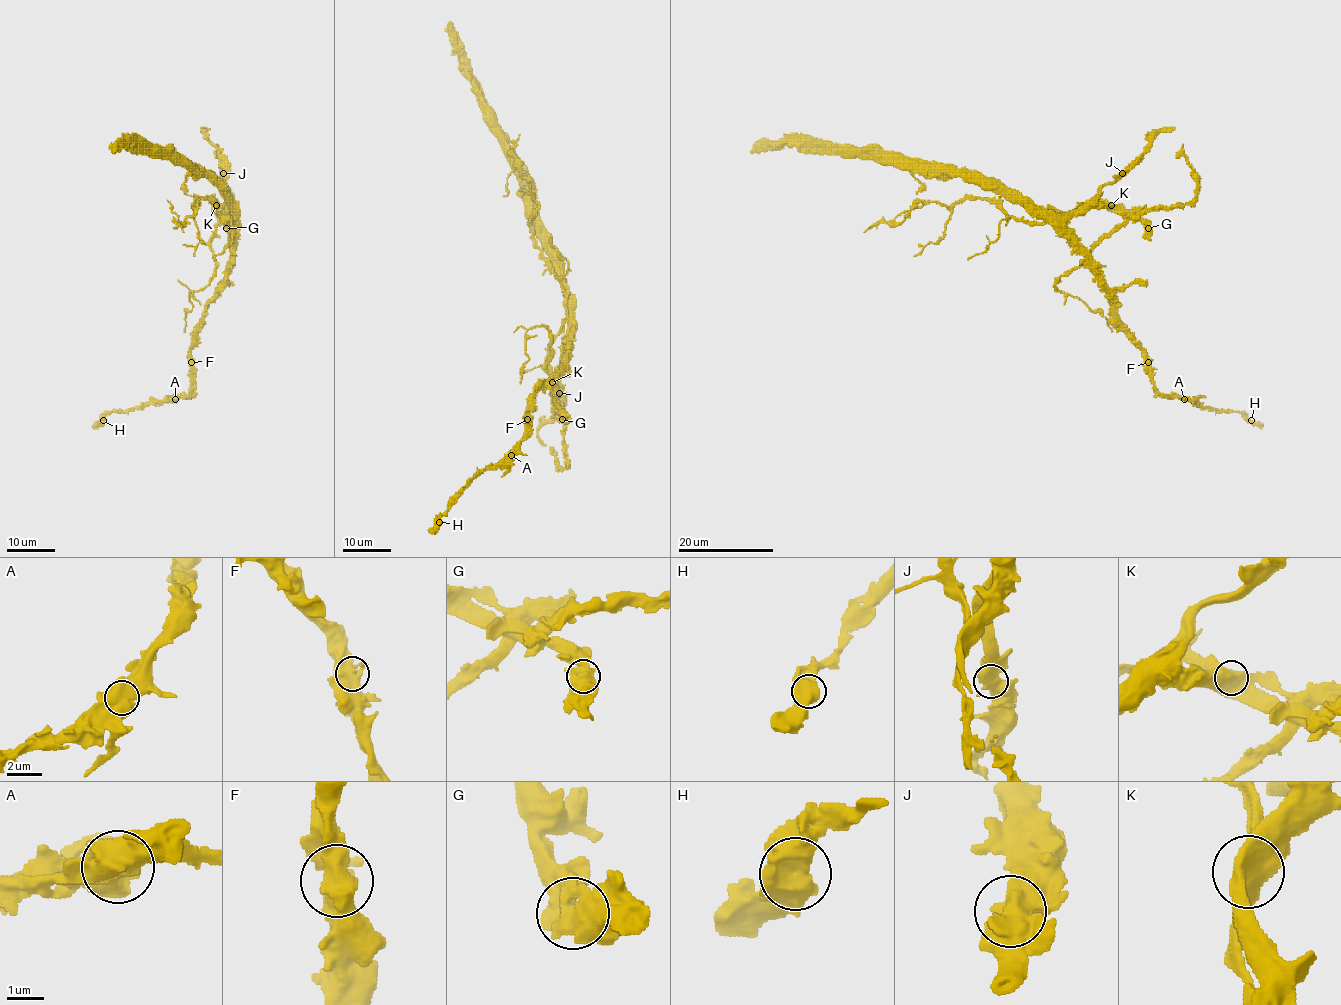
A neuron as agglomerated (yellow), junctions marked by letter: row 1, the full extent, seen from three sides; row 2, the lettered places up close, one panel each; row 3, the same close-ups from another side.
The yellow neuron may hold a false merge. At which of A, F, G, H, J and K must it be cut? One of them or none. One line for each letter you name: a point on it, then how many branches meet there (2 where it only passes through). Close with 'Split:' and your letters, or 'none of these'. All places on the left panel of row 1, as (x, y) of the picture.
K: at (216, 205); 2 branches meet
Split: K

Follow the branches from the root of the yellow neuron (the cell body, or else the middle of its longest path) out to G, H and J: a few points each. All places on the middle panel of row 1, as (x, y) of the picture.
G: (532, 212), (539, 214), (541, 245), (560, 281), (567, 306), (566, 356), (551, 382), (552, 403), (562, 419)
H: (532, 212), (539, 214), (541, 245), (564, 292), (570, 354), (532, 398), (525, 438), (485, 467), (439, 522)
J: (532, 212), (539, 214), (541, 245), (560, 281), (567, 306), (569, 334), (564, 361), (558, 367), (559, 393)

